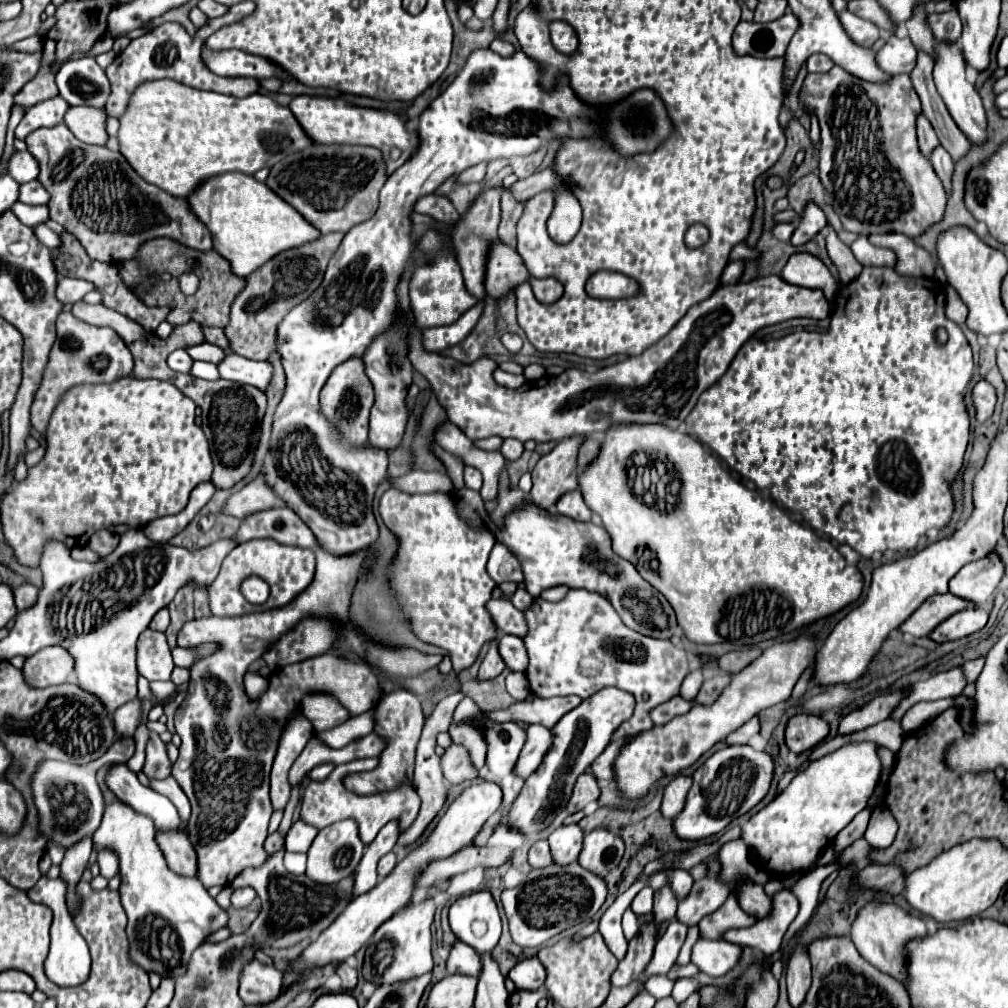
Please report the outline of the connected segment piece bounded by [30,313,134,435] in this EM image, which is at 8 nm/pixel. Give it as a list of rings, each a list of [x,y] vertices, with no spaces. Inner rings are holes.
[[[60,313],[56,319],[56,341],[52,345],[48,365],[42,373],[42,381],[38,385],[38,391],[34,395],[32,407],[30,407],[30,421],[36,431],[44,435],[48,419],[70,385],[80,383],[112,383],[120,377],[126,377],[132,373],[132,357],[126,347],[126,343],[118,337],[116,331],[110,327],[94,327],[84,321],[78,321],[72,313]]]

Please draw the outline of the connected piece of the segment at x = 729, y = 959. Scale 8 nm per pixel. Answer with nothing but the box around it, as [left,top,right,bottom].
[690,939,742,977]

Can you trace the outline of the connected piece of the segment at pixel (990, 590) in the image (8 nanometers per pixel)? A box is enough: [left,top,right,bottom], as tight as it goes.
[950,553,1004,607]

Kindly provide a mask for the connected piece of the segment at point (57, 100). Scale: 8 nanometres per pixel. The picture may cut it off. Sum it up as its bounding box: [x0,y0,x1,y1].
[16,97,70,139]

